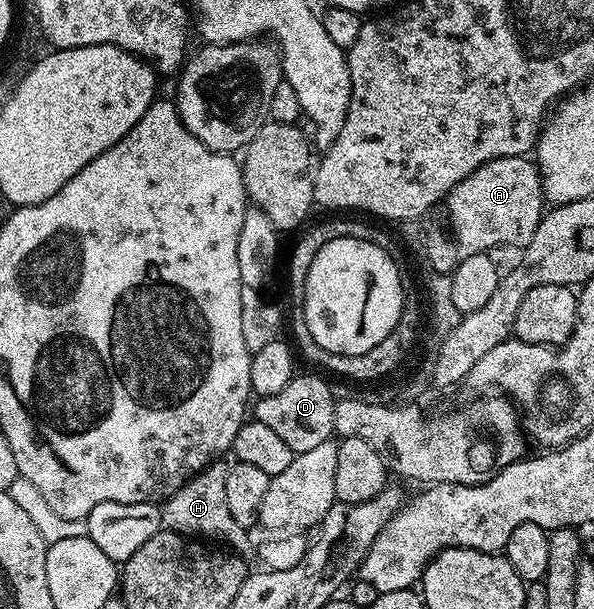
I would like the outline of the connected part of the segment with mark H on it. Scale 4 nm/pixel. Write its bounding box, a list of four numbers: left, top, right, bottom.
[161,460,257,560]

